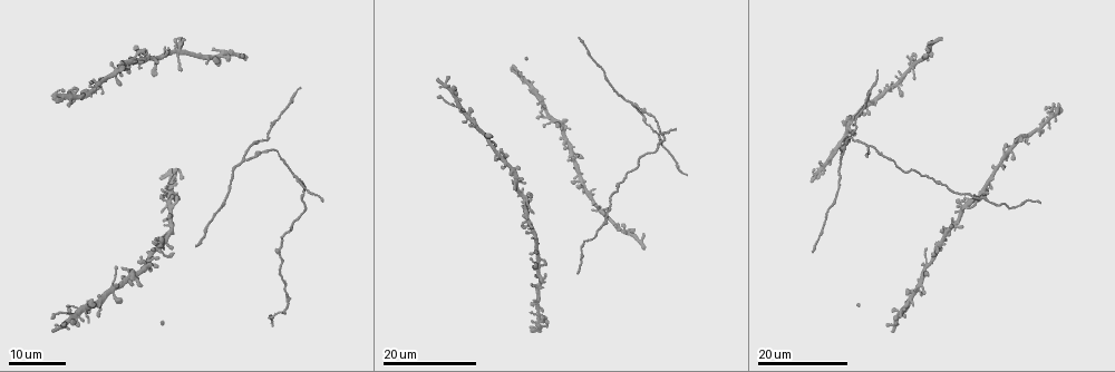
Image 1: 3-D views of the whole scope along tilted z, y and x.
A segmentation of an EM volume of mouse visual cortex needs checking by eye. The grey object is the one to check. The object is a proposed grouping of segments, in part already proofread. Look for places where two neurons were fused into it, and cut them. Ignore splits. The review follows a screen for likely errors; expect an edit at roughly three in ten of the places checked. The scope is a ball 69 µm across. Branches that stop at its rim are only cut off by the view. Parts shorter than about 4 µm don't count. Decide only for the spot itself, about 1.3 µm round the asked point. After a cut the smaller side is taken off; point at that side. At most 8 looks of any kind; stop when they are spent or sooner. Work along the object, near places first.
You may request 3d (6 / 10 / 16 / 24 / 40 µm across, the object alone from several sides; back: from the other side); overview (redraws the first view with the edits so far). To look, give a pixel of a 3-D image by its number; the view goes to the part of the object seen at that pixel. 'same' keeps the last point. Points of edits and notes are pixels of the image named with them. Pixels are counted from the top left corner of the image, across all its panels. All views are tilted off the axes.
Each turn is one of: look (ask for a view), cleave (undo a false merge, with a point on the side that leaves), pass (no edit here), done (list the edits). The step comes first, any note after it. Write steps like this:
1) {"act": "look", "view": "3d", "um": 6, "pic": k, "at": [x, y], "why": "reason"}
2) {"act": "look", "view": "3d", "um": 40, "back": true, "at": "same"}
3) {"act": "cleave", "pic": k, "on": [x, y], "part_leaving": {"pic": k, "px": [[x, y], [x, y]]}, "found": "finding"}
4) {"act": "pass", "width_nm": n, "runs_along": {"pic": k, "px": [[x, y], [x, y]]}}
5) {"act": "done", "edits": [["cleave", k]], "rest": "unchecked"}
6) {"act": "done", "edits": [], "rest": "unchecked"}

{"act": "look", "view": "3d", "um": 24, "pic": 1, "at": [456, 106], "why": "thin arm on a thick one"}

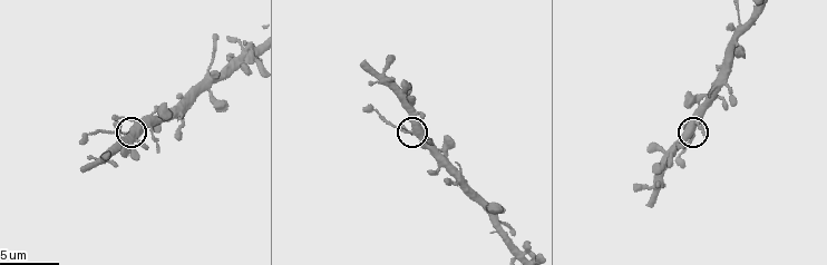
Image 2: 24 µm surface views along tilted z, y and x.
{"act": "look", "view": "3d", "um": 6, "pic": 2, "at": [411, 129], "why": "zoom in"}

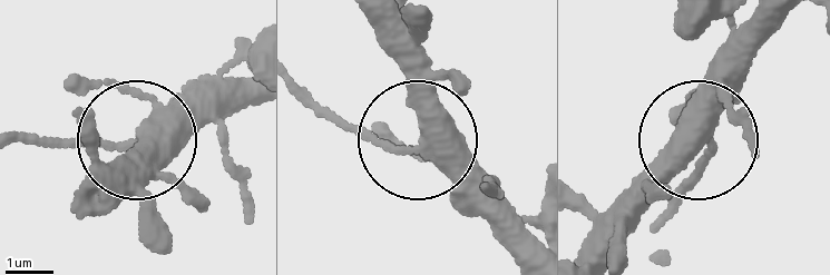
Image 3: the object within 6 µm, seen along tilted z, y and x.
{"act": "pass", "arms": 4, "found": "all the same neuron"}

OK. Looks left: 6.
{"act": "look", "view": "3d", "um": 16, "pic": 1, "at": [868, 146], "why": "a fork"}

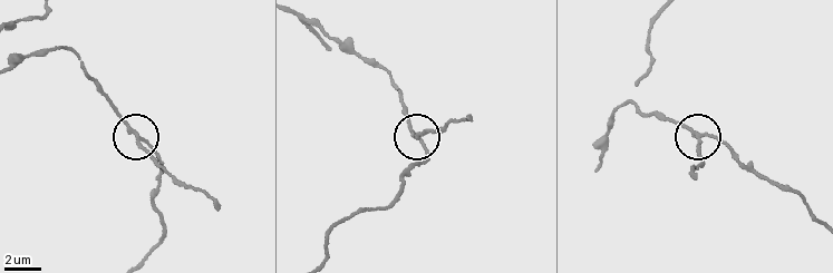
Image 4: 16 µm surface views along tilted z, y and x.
{"act": "look", "view": "3d", "um": 6, "pic": 4, "at": [136, 137]}

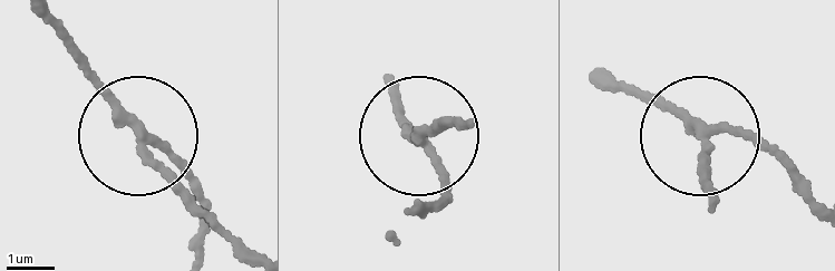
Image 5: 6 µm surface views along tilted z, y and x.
{"act": "pass", "arms": 3, "found": "continuous, no second neuron"}

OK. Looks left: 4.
{"act": "look", "view": "3d", "um": 24, "pic": 1, "at": [245, 155], "why": "side arm on a straight run"}

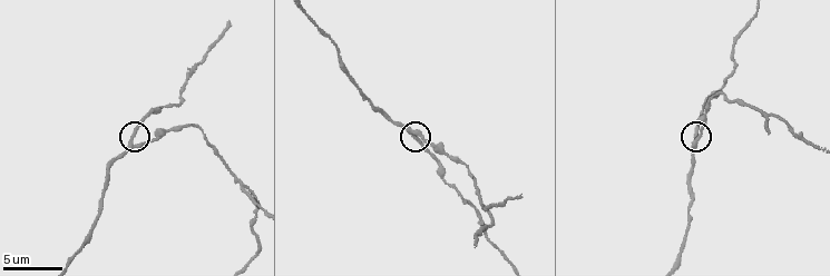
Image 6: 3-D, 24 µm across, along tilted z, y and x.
{"act": "look", "view": "3d", "um": 6, "pic": 6, "at": [131, 137]}

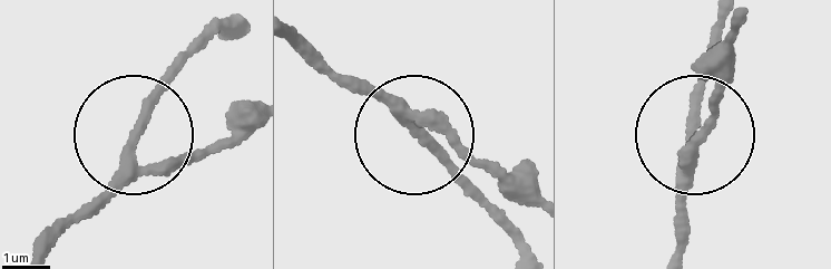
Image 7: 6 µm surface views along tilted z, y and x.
{"act": "pass", "arms": 3, "runs_along": {"pic": 7, "px": [[527, 202], [441, 133], [412, 128], [478, 198]]}, "found": "all the same neuron"}

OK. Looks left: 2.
{"act": "look", "view": "3d", "um": 16, "pic": 1, "at": [967, 207]}

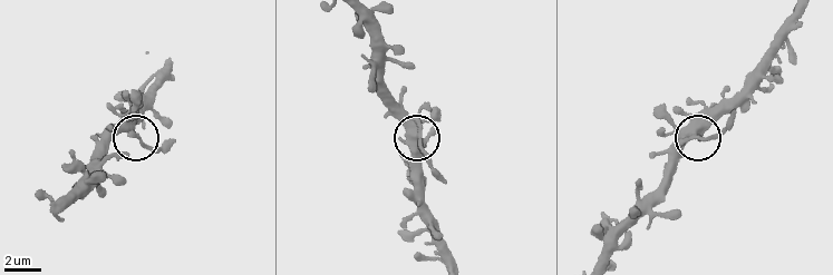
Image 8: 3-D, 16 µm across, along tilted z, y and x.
{"act": "look", "view": "3d", "um": 10, "pic": 8, "at": [419, 136]}

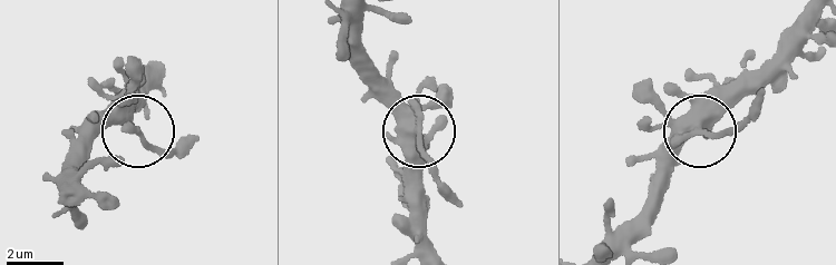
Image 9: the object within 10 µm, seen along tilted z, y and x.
{"act": "pass", "width_nm": 280, "found": "one neuron here"}

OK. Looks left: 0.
{"act": "done", "edits": [], "rest": "unchecked"}

